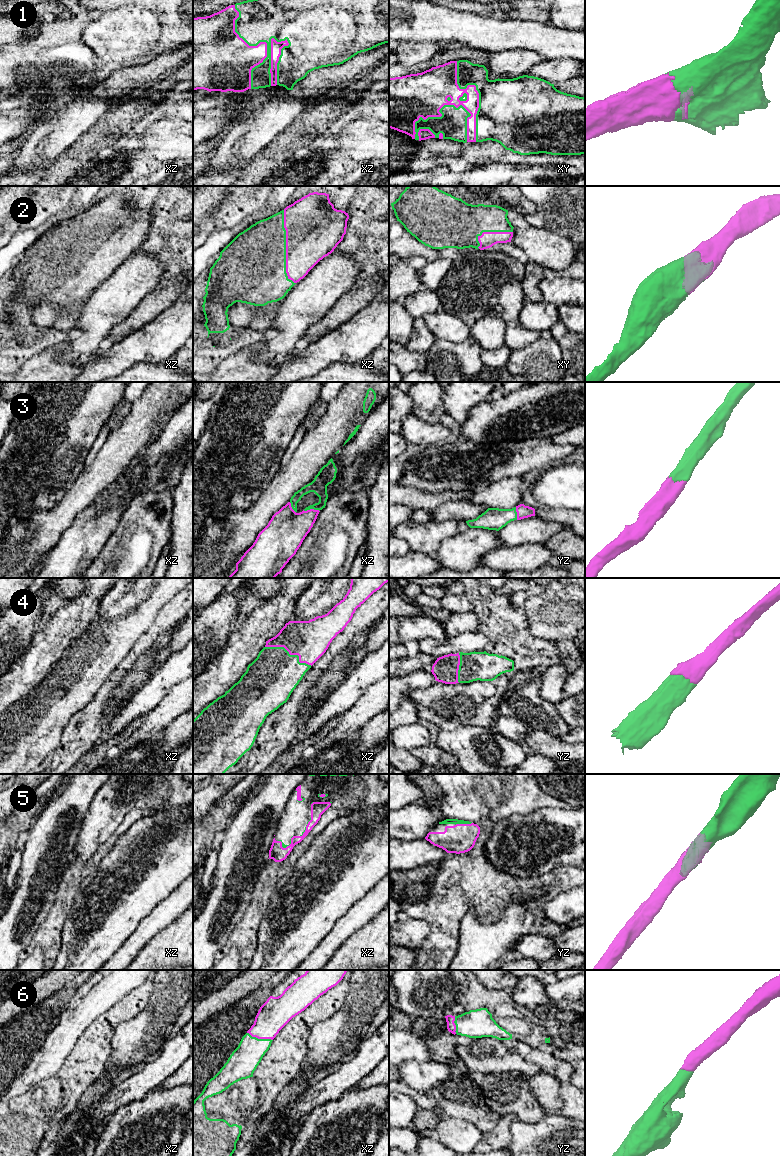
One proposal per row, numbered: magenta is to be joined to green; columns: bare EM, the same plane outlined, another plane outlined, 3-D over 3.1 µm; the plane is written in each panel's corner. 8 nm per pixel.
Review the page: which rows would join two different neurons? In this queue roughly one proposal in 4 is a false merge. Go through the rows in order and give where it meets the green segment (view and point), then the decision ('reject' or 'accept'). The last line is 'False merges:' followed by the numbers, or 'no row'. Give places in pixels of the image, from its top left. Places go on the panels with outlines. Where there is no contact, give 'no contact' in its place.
1: meets green in xy at (452, 105); accept
2: meets green in xz at (285, 247); accept
3: meets green in xz at (311, 508); accept
4: meets green in xz at (289, 654); accept
5: meets green in yz at (463, 823); accept
6: meets green in xz at (260, 1039); accept
False merges: no row

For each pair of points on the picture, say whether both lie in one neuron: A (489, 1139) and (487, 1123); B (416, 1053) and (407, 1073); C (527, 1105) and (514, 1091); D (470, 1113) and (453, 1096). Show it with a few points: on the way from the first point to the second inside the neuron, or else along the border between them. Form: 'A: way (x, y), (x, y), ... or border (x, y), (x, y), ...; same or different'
A: border (500, 1116), (497, 1124), (483, 1134); different
B: border (431, 1059), (427, 1061), (404, 1061), (399, 1065); different
C: way (524, 1102), (516, 1094); same
D: way (466, 1109), (457, 1100); same

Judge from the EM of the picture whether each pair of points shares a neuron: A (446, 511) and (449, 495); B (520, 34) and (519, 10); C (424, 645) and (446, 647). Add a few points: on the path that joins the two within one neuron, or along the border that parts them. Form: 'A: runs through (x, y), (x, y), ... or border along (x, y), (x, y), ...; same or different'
A: border along (467, 499), (447, 500), (430, 511); different
B: border along (507, 16), (542, 22); different
C: runs through (429, 646), (441, 647); same

